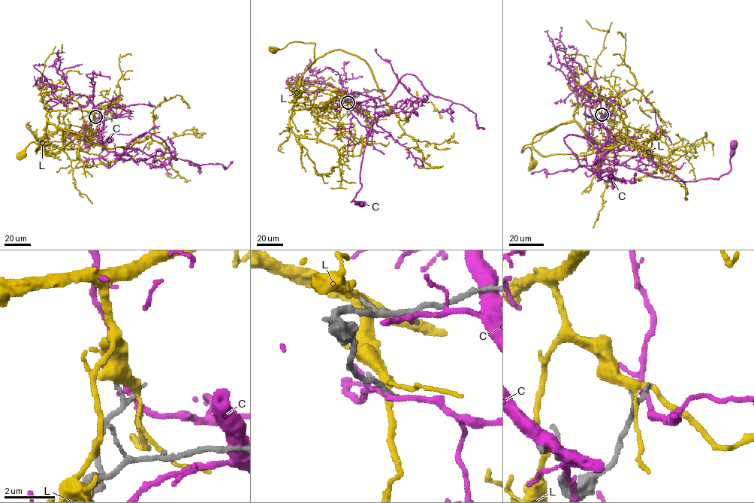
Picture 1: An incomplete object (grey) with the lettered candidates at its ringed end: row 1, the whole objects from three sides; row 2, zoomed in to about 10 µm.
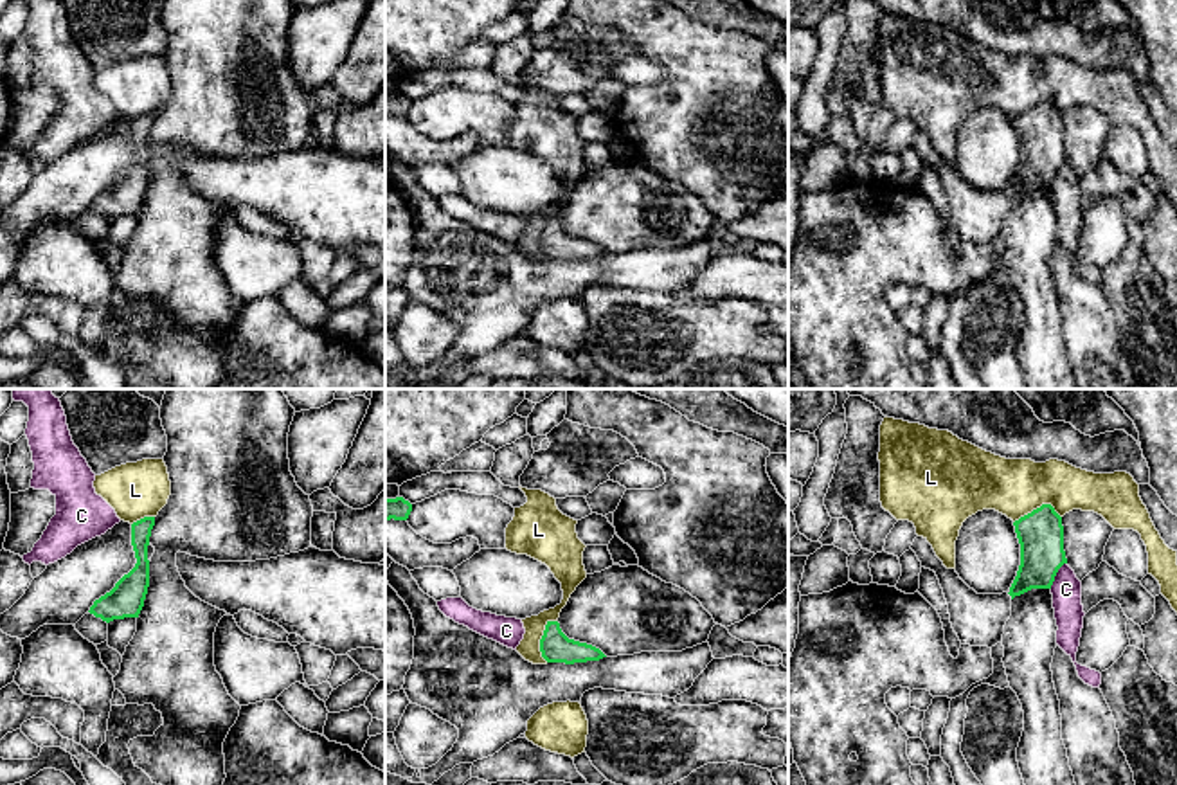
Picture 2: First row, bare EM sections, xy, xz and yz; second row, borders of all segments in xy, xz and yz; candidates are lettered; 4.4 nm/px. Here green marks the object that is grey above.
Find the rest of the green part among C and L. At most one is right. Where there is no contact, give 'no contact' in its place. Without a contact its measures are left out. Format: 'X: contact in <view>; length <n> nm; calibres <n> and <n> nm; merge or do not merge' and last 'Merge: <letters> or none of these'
C: contact in yz; length 140 nm; calibres 200 and 140 nm; do not merge
L: contact in xz; length 200 nm; calibres 140 and 100 nm; do not merge
Merge: none of these

